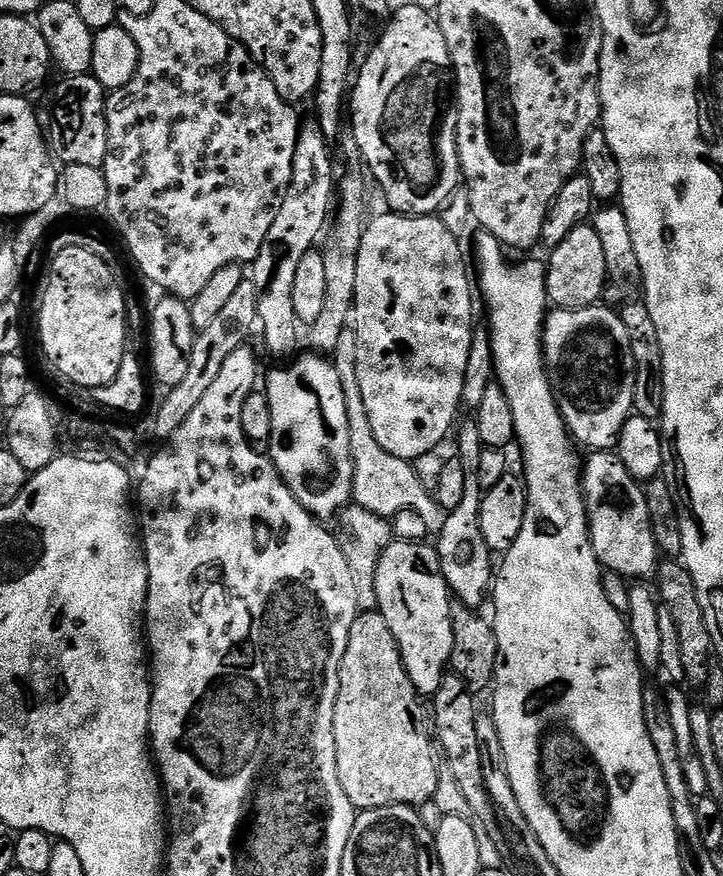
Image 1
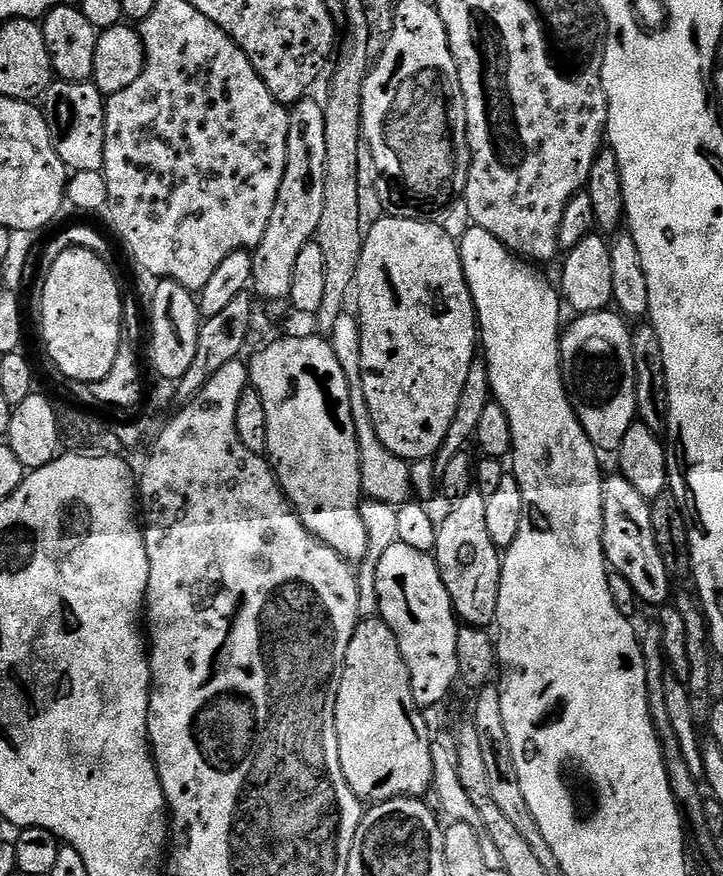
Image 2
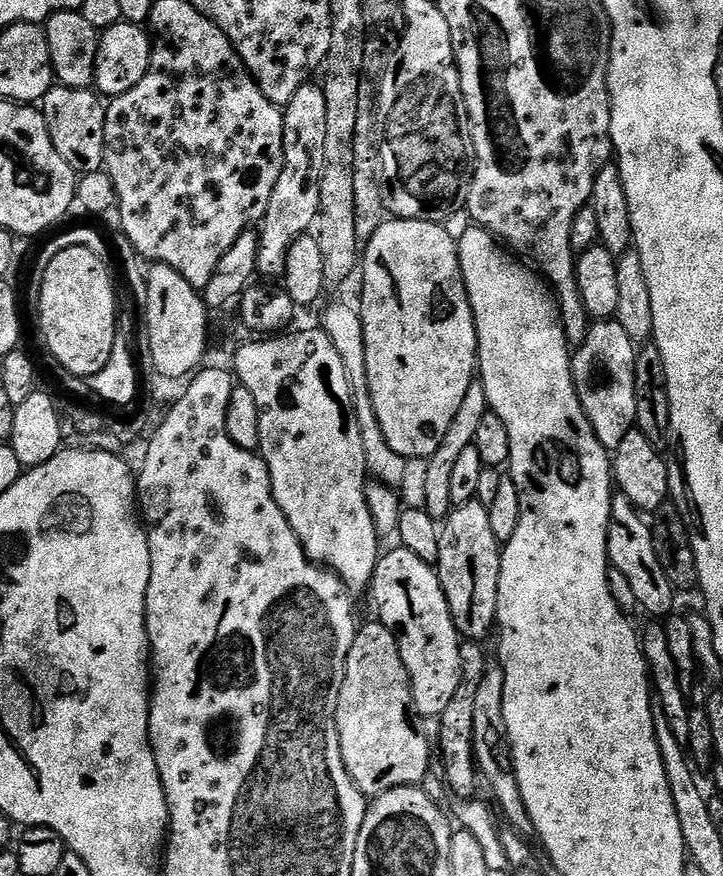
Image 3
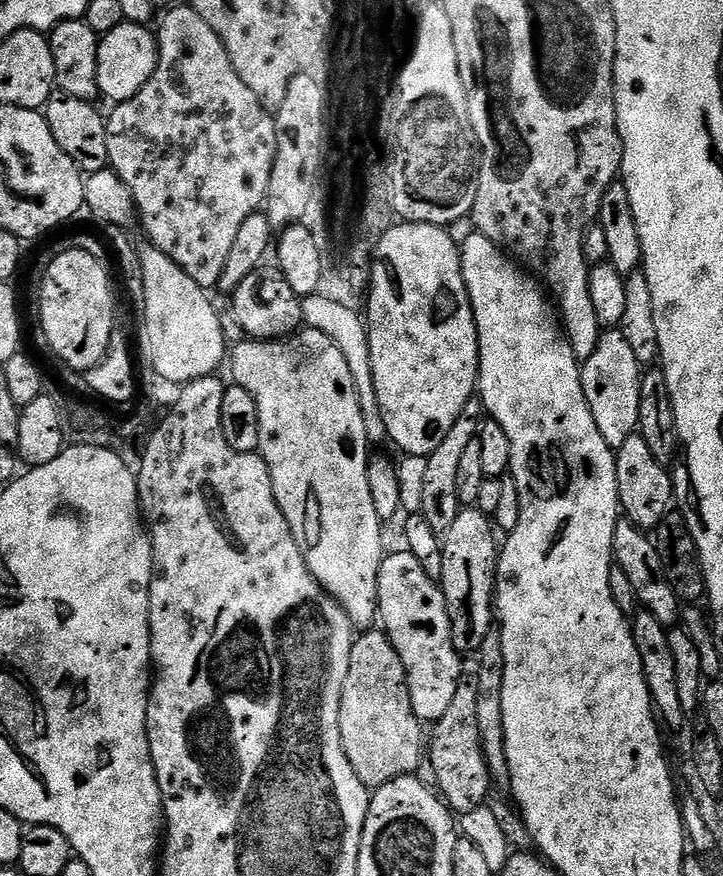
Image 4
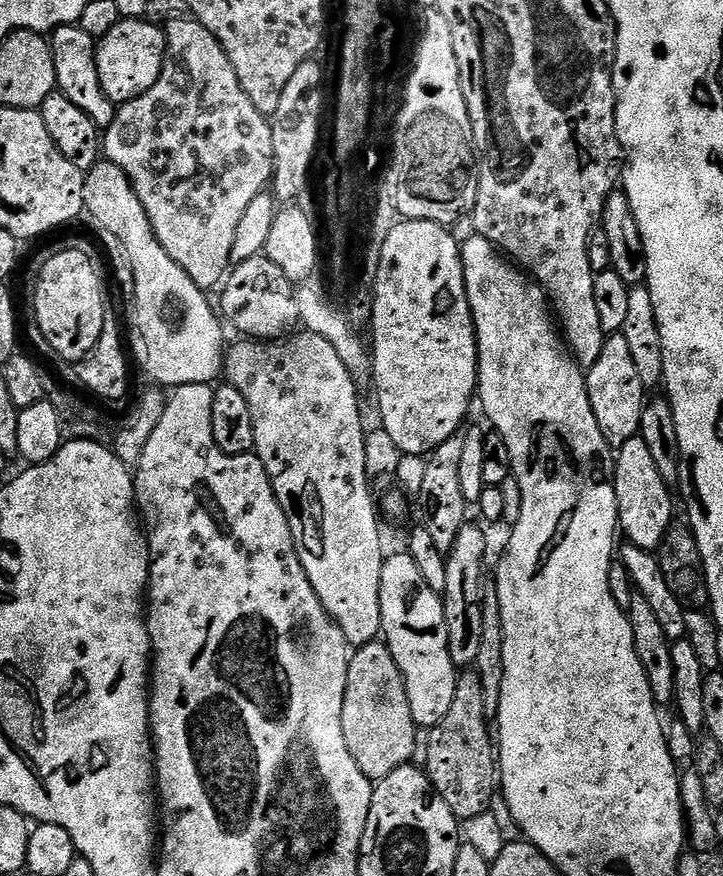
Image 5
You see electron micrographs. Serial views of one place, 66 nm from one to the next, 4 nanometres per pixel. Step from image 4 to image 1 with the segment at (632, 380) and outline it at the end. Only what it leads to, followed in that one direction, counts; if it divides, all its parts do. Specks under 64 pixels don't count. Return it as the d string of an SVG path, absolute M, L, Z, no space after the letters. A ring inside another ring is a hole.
M605 306L591 308L562 308L549 311L544 321L544 371L556 396L568 433L577 445L585 444L592 452L610 452L620 441L622 426L633 415L634 409L634 354L630 334L626 334L624 317Z

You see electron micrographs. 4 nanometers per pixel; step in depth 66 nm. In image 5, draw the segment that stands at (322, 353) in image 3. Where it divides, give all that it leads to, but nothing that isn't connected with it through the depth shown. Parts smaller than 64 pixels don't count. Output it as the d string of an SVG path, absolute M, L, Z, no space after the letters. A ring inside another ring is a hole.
M307 330L301 331L301 333L301 336L292 334L279 342L240 338L227 349L222 372L227 383L234 385L242 394L242 398L246 398L246 406L250 406L250 418L254 418L254 442L256 443L254 454L262 462L272 483L274 494L290 522L292 536L296 539L296 553L300 555L302 566L310 578L310 586L314 586L322 606L330 614L332 621L340 627L342 634L348 639L349 645L370 644L382 632L380 626L380 583L382 582L382 566L386 559L386 551L384 552L383 546L380 545L381 517L378 515L377 501L376 504L372 501L371 487L373 485L366 474L366 442L360 417L362 396L352 380L352 375L347 372L346 366L342 364L341 358L338 358L338 353L330 346L330 342Z

